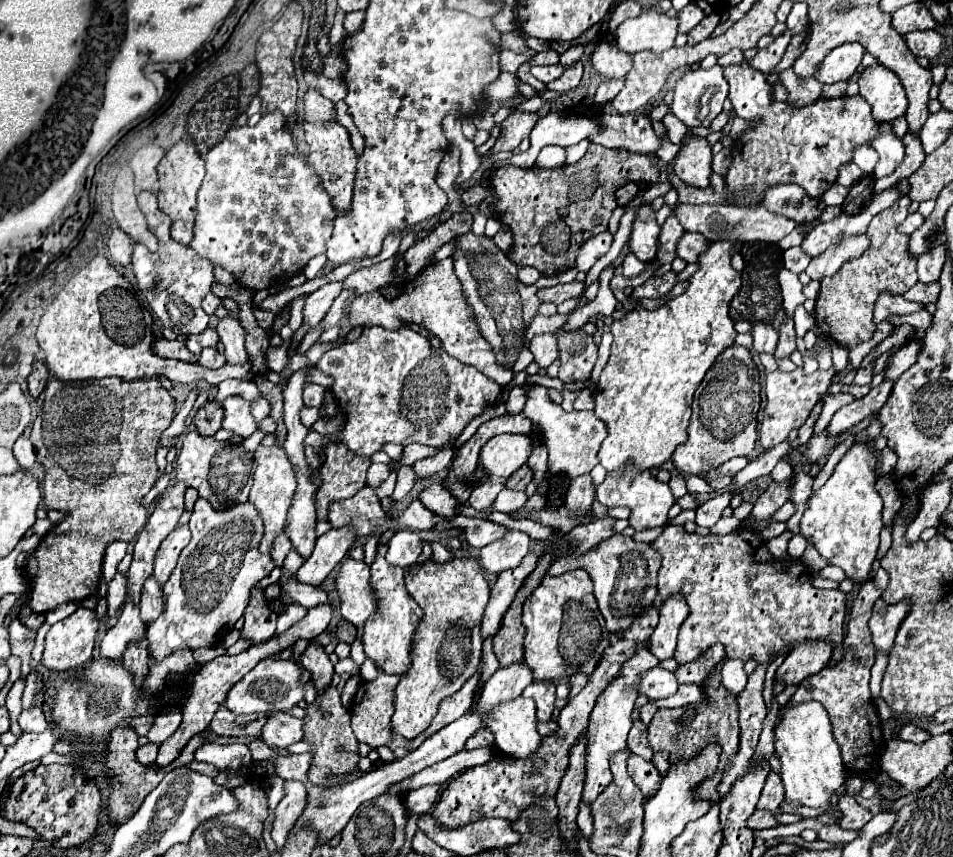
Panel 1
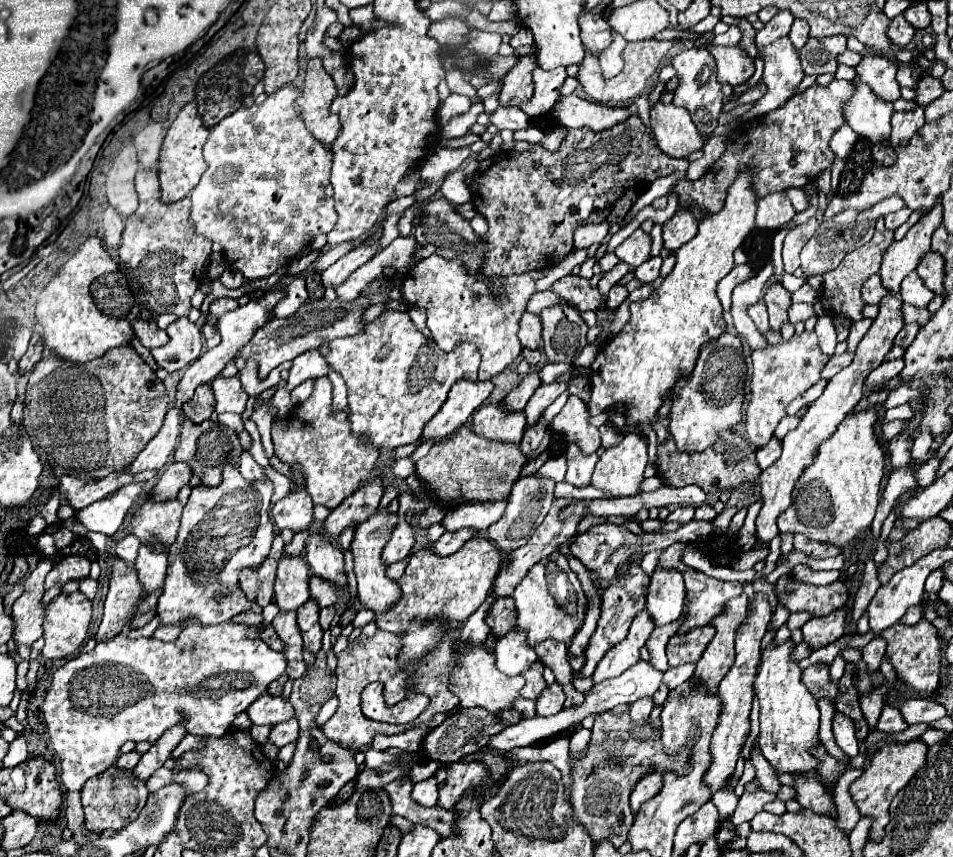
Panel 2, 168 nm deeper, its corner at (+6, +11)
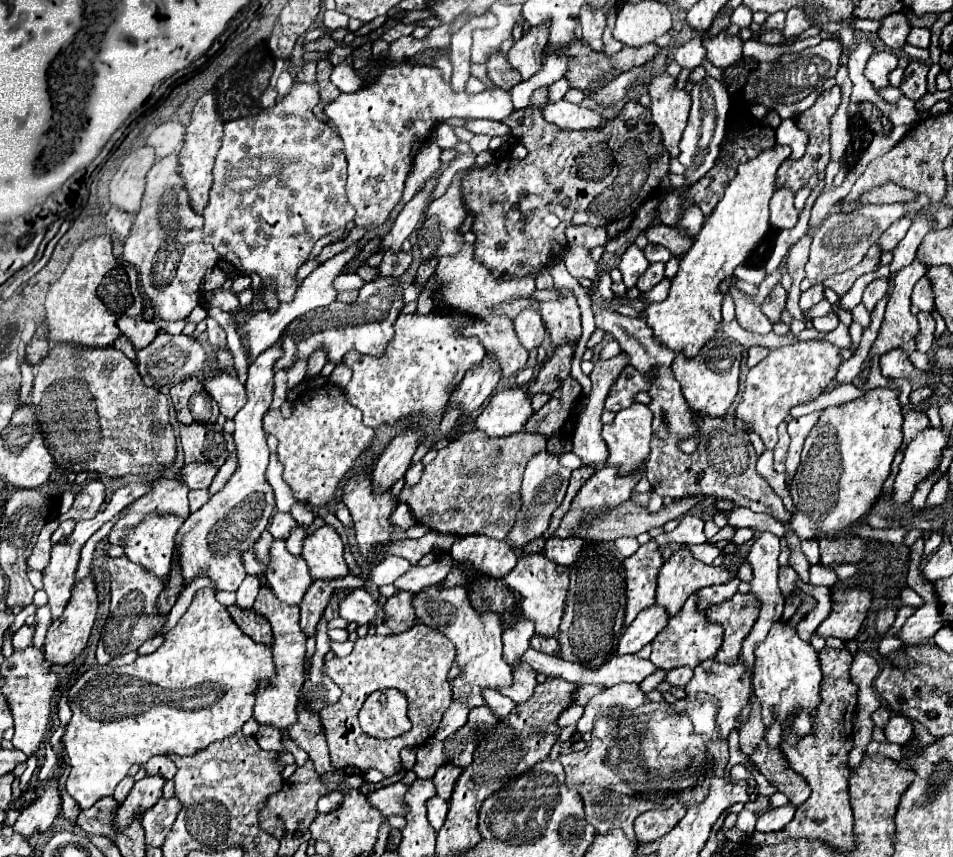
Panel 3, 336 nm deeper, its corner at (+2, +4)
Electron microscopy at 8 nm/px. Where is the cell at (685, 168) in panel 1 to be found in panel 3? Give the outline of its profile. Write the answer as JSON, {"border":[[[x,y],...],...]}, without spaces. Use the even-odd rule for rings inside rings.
{"border":[[[668,72],[654,76],[648,84],[648,94],[652,98],[652,122],[660,128],[664,146],[670,156],[680,154],[680,136],[686,128],[688,112],[690,112],[690,94],[686,90],[676,88],[676,78]]]}

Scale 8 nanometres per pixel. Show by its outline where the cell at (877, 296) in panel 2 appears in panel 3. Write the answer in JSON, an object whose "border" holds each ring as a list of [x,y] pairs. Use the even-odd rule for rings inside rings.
{"border":[[[878,278],[878,280],[874,280],[874,282],[870,282],[870,284],[866,286],[862,302],[864,302],[864,306],[868,308],[868,312],[874,310],[876,302],[878,302],[886,292],[888,292],[888,280],[886,280],[886,278]]]}

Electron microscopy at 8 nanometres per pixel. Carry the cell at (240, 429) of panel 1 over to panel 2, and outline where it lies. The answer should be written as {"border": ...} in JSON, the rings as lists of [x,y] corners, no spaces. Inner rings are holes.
{"border":[[[238,375],[232,379],[226,377],[216,377],[212,381],[212,391],[216,397],[216,413],[238,413],[242,415],[246,409],[248,393],[244,391]]]}

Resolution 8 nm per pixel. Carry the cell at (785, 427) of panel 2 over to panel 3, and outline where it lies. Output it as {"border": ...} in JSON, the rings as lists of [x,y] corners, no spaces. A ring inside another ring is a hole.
{"border":[[[784,422],[778,426],[778,434],[780,434],[780,440],[774,446],[774,470],[784,472],[784,460],[786,460],[786,452],[788,452],[788,444],[790,444],[790,436],[786,436]]]}

